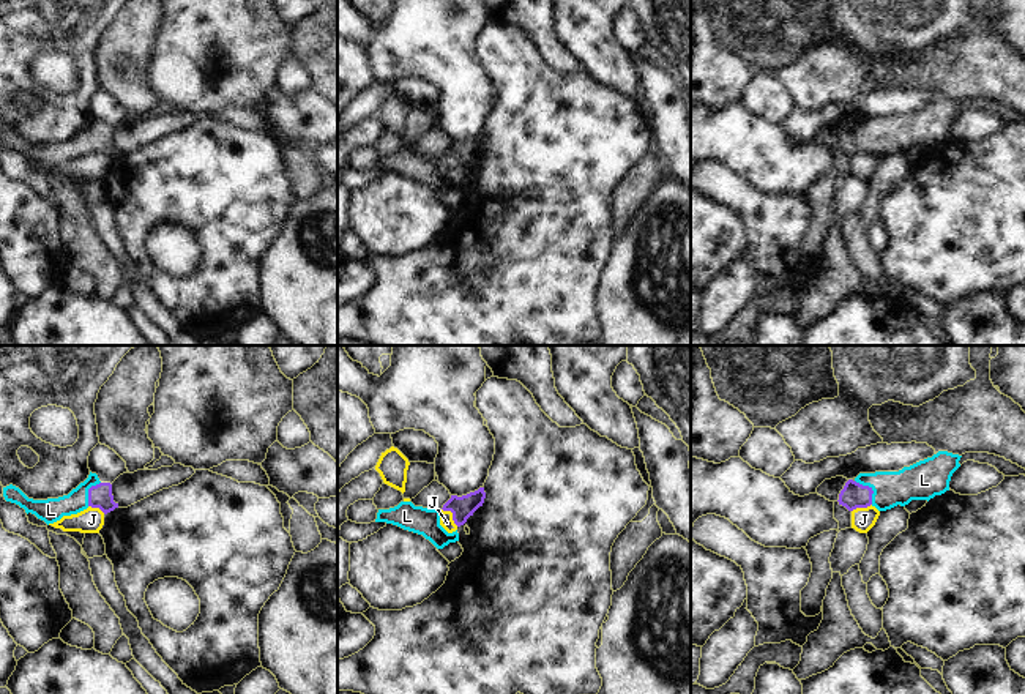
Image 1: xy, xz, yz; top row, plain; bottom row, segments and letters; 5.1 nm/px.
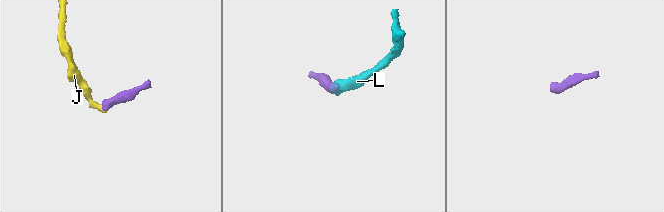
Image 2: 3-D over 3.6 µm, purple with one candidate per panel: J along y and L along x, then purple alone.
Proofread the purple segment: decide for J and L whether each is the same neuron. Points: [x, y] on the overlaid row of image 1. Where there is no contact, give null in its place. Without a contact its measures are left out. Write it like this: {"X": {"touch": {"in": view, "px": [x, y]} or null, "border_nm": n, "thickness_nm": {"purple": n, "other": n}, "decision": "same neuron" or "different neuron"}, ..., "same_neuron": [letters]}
{"J": {"touch": {"in": "xz", "px": [453, 514]}, "border_nm": 130, "thickness_nm": {"purple": 120, "other": 70}, "decision": "different neuron"}, "L": {"touch": {"in": "yz", "px": [871, 489]}, "border_nm": 160, "thickness_nm": {"purple": 130, "other": 190}, "decision": "same neuron"}, "same_neuron": ["L"]}

